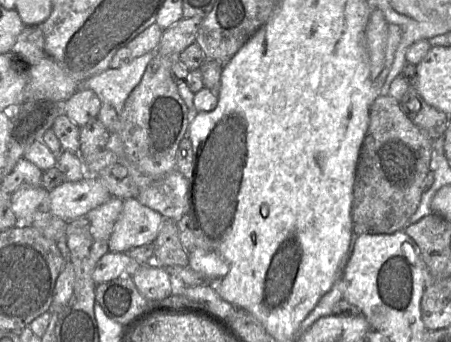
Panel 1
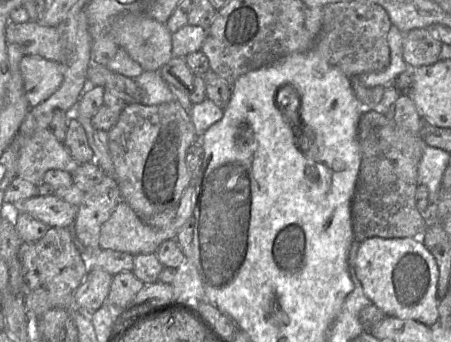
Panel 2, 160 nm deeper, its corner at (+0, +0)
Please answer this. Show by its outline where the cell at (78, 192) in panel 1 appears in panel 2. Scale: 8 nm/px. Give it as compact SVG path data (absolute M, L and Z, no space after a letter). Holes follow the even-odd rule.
M56 195L34 196L17 204L17 210L42 221L49 227L71 228L78 207Z

